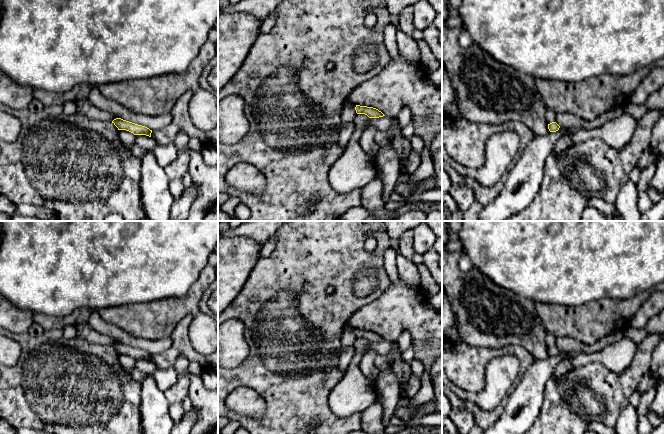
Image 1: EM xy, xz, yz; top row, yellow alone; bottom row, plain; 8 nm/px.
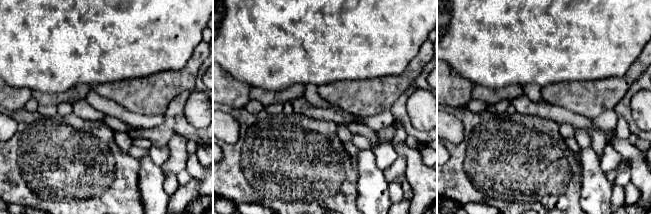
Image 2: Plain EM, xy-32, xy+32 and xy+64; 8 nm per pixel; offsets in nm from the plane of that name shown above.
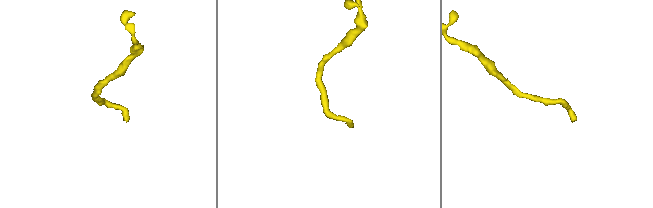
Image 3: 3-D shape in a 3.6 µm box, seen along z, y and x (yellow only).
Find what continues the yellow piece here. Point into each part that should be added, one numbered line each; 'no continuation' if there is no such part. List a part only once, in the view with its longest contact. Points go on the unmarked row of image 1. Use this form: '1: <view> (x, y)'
no continuation

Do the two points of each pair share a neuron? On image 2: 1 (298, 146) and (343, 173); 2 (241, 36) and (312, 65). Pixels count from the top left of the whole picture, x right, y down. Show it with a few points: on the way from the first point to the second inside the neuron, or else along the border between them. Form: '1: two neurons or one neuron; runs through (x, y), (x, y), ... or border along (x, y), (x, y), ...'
1: one neuron; runs through (309, 157), (313, 158), (328, 173), (332, 173)
2: one neuron; runs through (259, 36), (283, 36), (294, 47)

